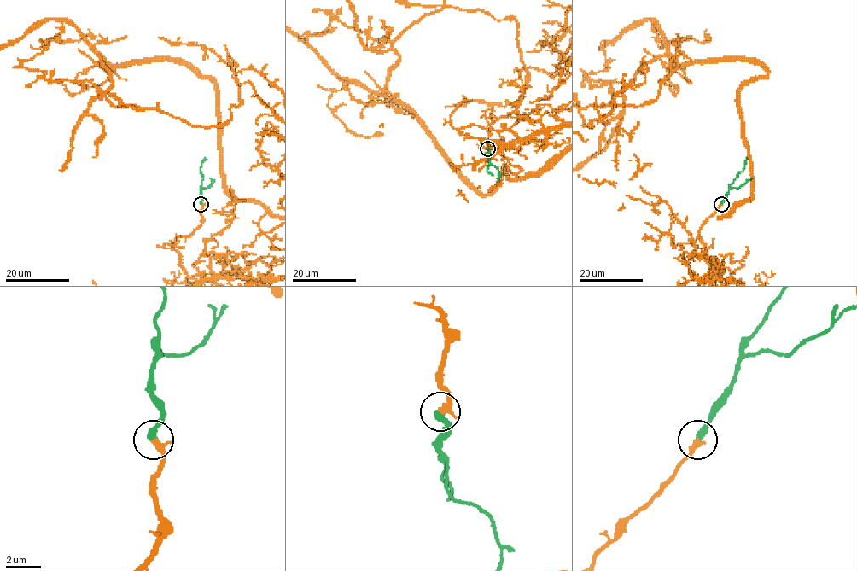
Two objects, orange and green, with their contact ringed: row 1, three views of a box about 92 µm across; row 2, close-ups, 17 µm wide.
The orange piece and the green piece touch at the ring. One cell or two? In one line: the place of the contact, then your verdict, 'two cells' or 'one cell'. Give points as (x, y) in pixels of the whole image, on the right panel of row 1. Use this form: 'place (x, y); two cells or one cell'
place (721, 204); one cell

